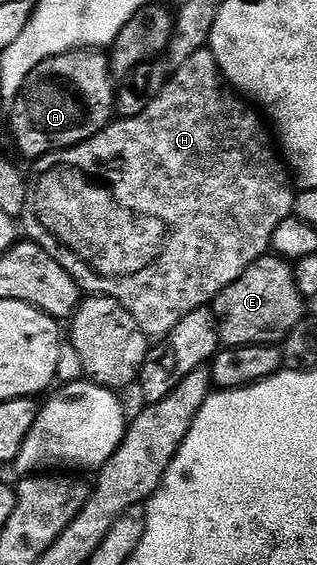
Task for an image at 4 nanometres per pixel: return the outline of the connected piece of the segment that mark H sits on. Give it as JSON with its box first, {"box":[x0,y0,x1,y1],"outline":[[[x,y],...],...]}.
{"box":[20,47,296,339],"outline":[[[208,47],[198,49],[196,55],[188,59],[188,63],[177,66],[161,95],[140,115],[115,120],[92,139],[73,145],[70,149],[60,149],[46,157],[39,157],[33,165],[34,174],[31,172],[28,177],[28,199],[20,218],[21,228],[22,225],[26,228],[25,236],[44,247],[44,251],[48,251],[48,255],[52,255],[56,263],[60,263],[60,267],[74,274],[87,294],[111,297],[119,301],[150,339],[168,336],[176,323],[184,319],[184,315],[207,308],[217,299],[220,291],[224,291],[224,287],[236,283],[236,279],[244,275],[249,265],[267,256],[271,252],[272,231],[276,231],[276,227],[280,227],[280,223],[284,223],[284,219],[292,216],[294,211],[296,185],[292,180],[291,170],[284,164],[272,140],[267,122],[227,81]]]}

